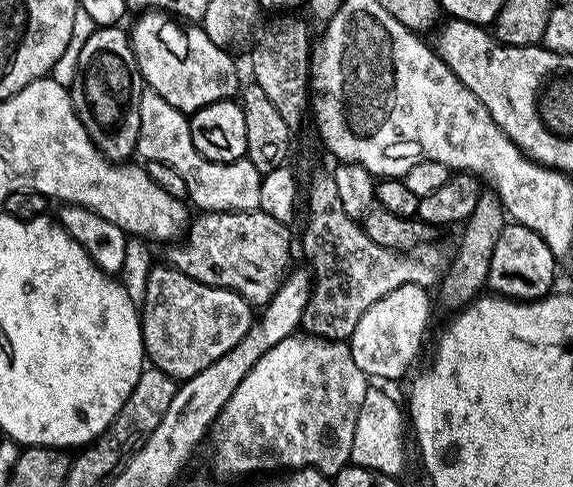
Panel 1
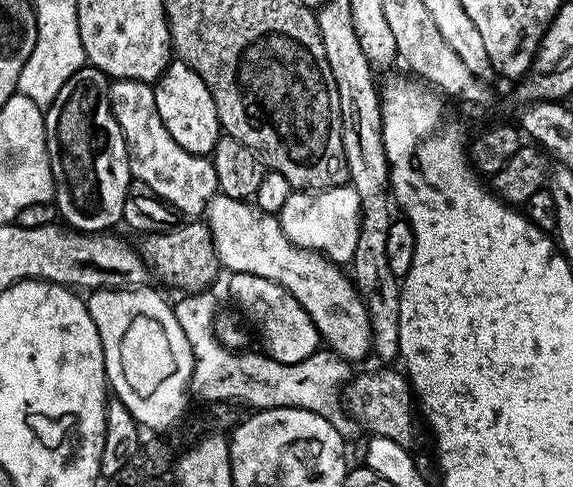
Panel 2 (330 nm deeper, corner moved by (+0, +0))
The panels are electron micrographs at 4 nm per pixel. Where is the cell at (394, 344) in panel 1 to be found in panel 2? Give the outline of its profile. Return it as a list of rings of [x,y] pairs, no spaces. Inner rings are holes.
[[[223,194],[213,196],[206,205],[206,223],[212,235],[216,256],[220,259],[221,265],[225,269],[228,268],[229,273],[258,274],[270,282],[281,284],[303,306],[306,314],[310,314],[314,326],[320,332],[321,341],[341,359],[356,362],[372,352],[372,330],[367,306],[349,273],[341,265],[314,249],[304,249],[295,245],[283,233],[275,215],[260,211],[247,200],[235,200]]]

